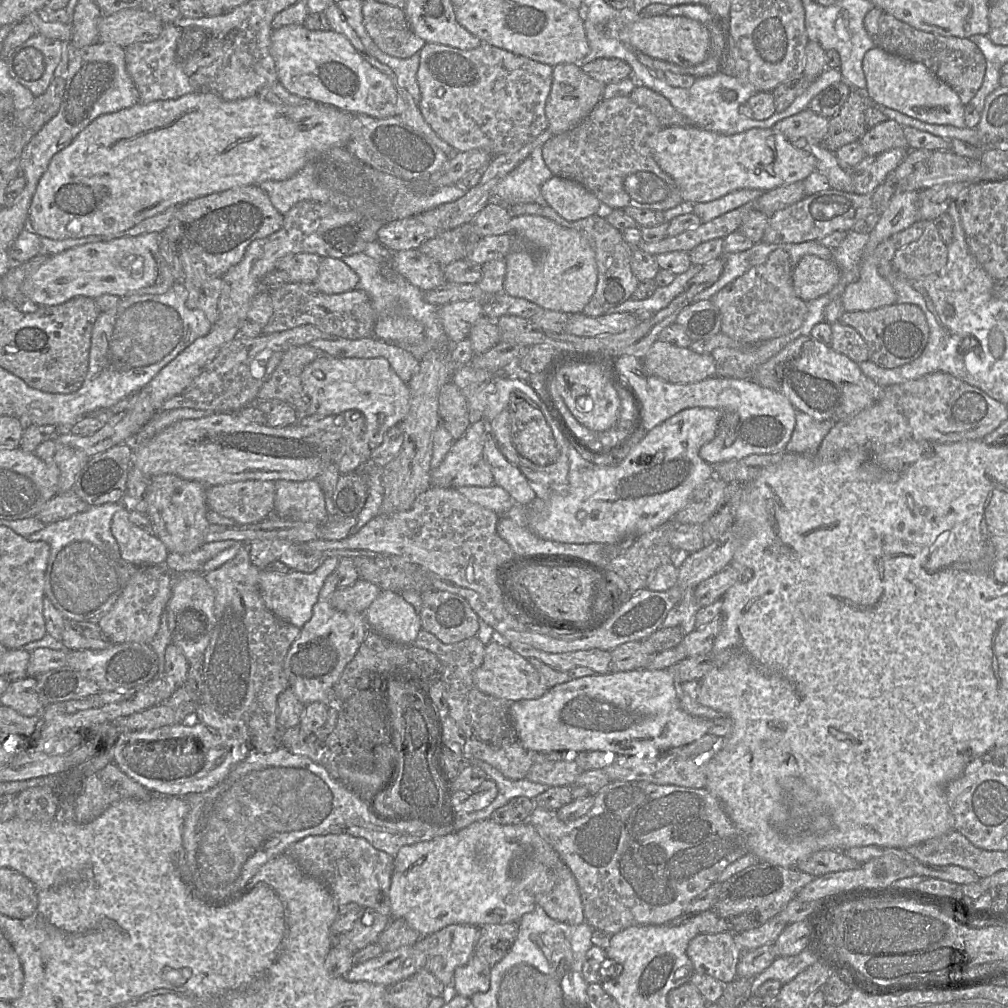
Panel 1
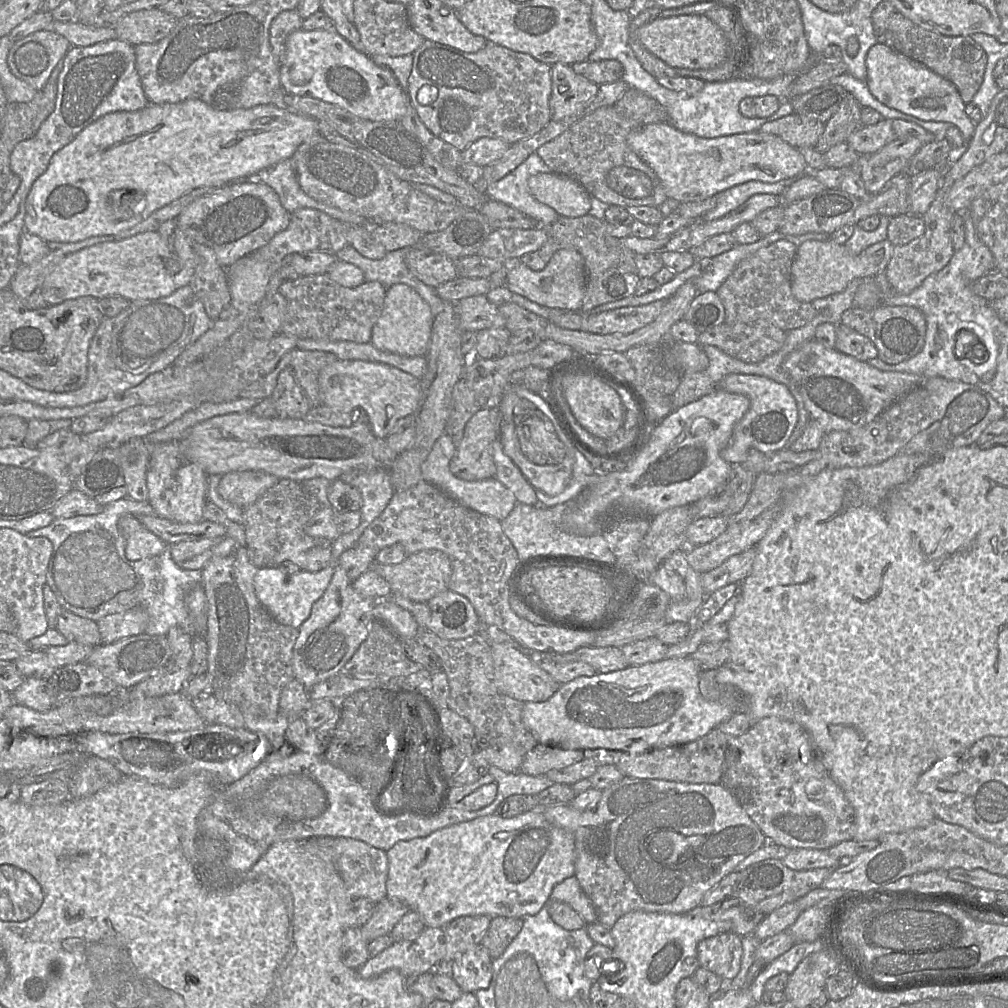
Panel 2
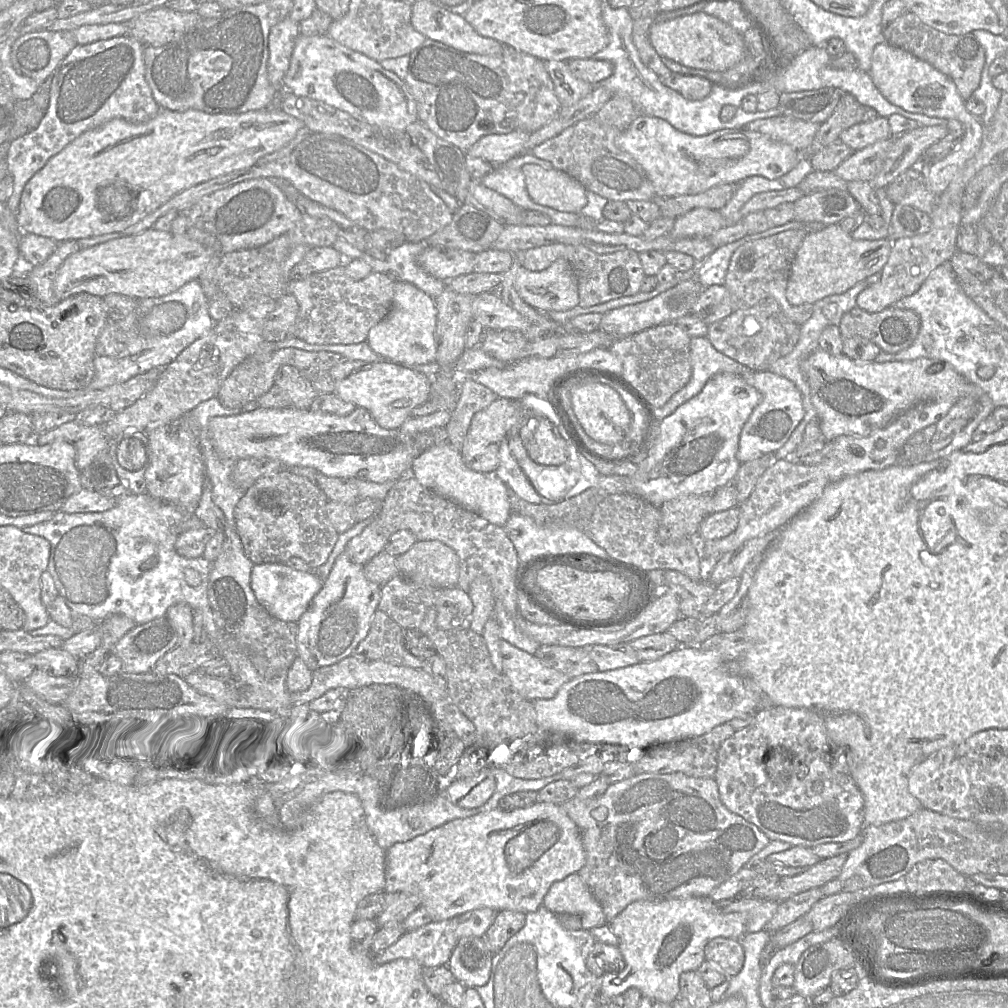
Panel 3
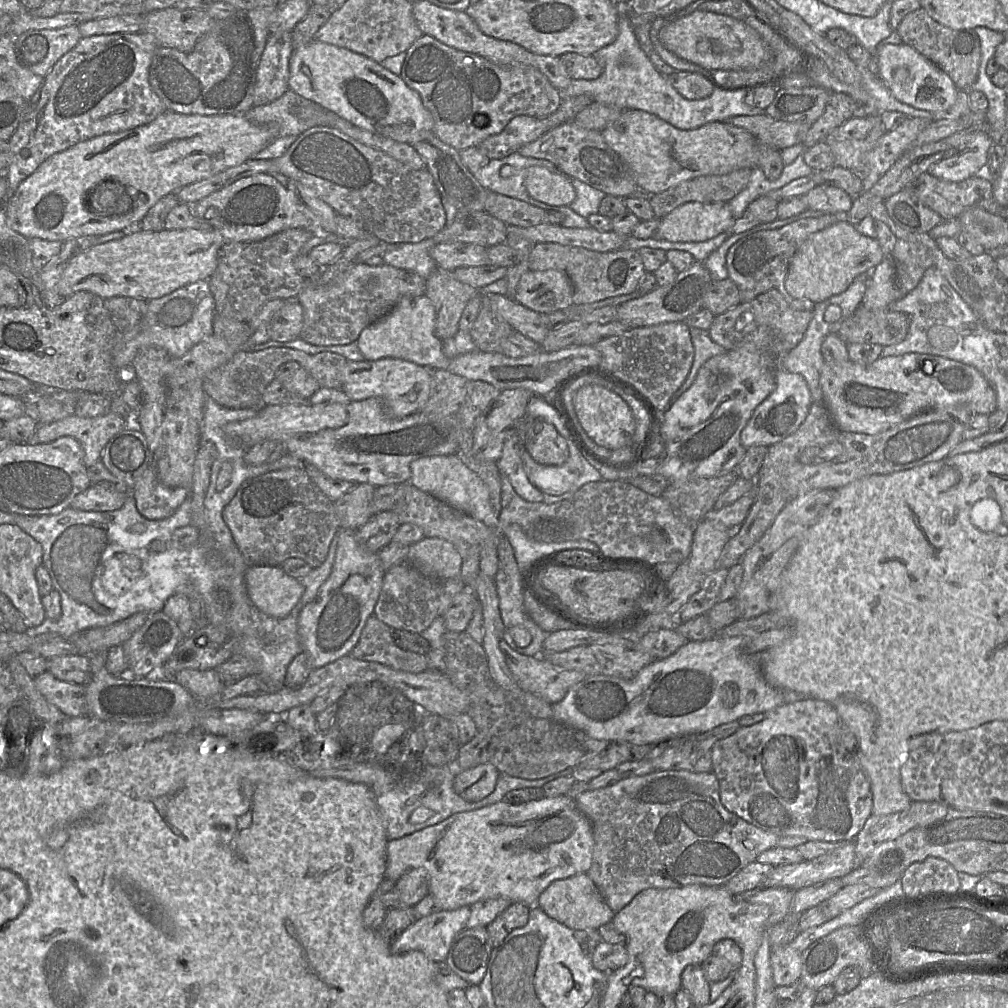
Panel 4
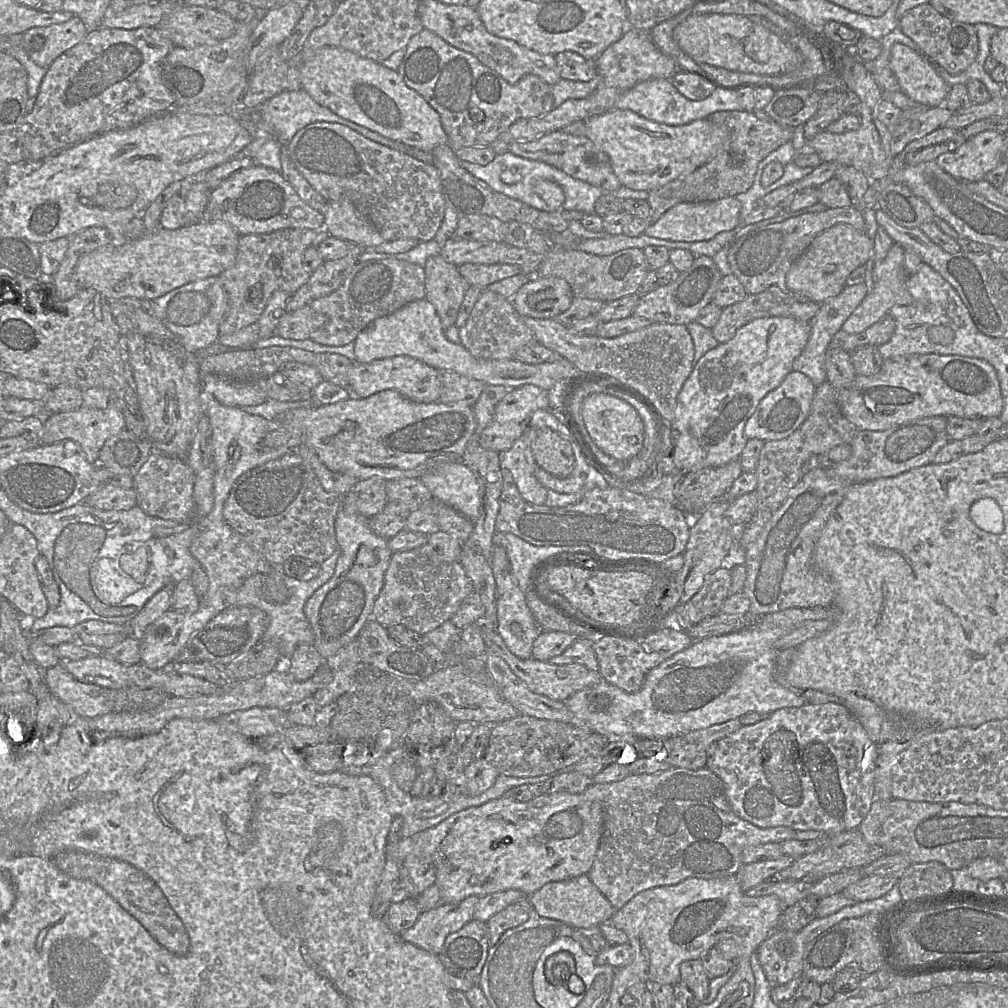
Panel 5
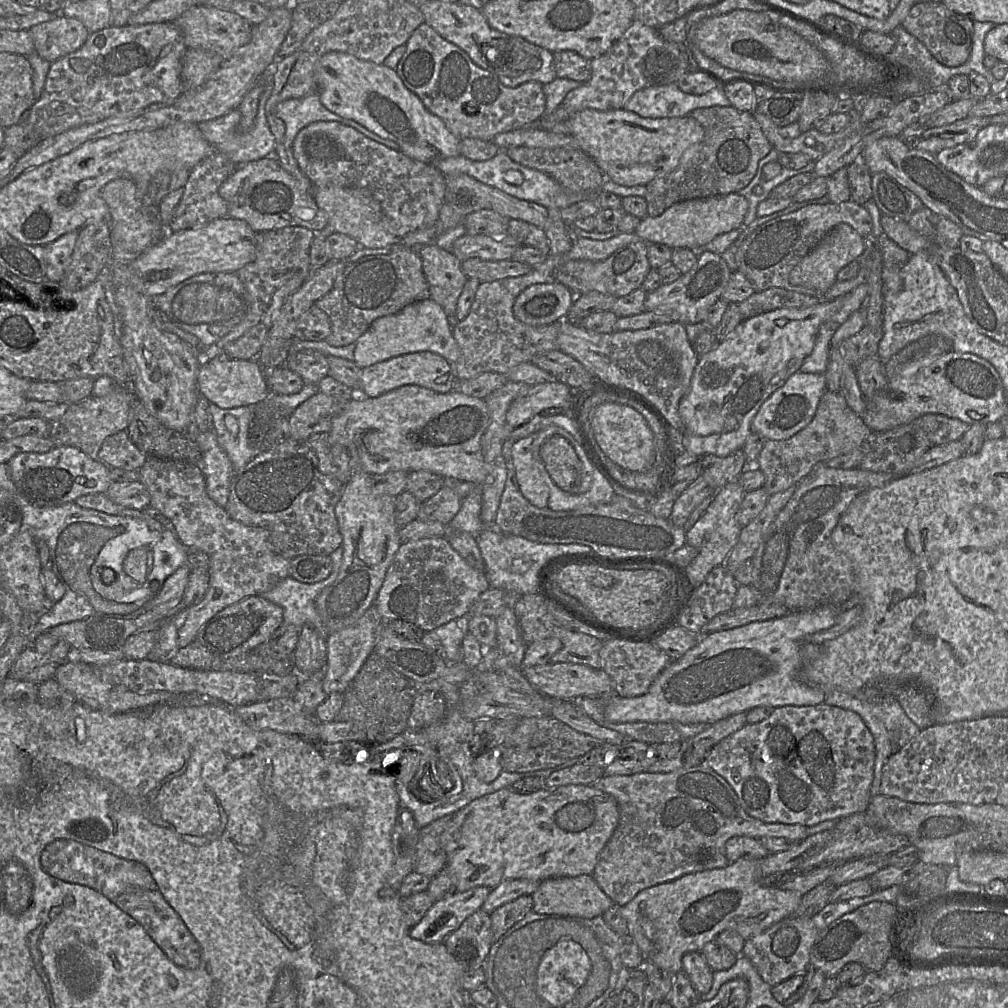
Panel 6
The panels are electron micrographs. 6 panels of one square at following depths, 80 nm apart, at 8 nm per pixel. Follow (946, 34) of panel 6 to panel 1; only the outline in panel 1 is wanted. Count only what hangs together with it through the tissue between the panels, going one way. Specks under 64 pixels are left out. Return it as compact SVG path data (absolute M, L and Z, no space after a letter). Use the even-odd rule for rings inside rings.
M882 13L879 18L879 47L885 52L901 58L924 64L934 75L949 85L960 97L963 105L968 105L982 86L986 60L981 50L969 39L959 37L944 37L913 28L888 13Z

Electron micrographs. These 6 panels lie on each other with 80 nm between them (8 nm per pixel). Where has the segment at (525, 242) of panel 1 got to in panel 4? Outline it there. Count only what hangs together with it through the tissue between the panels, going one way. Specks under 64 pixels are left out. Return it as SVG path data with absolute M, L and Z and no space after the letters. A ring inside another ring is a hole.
M560 270L527 271L518 283L514 299L528 309L551 314L573 304L574 286Z

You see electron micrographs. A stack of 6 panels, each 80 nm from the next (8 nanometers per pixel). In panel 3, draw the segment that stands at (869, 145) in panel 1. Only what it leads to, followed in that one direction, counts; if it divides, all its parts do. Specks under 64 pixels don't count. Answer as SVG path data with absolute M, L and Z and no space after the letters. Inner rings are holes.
M879 115L873 121L859 122L844 130L840 134L839 141L858 151L890 136L888 118Z

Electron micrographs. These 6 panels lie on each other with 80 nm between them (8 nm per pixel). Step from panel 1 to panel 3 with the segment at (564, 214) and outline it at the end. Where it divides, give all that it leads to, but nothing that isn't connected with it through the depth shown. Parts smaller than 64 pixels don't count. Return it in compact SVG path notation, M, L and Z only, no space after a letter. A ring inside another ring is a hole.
M527 164L523 167L526 189L531 199L540 205L561 212L579 214L587 204L586 189L573 177L555 168L546 170L539 165Z

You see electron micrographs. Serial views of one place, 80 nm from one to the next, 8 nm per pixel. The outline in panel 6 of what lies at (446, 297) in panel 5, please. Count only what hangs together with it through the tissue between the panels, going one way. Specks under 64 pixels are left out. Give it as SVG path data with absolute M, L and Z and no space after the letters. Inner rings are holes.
M434 243L421 246L419 255L429 285L429 299L432 299L439 304L447 316L455 315L458 298L468 279L462 271L461 261L453 253L438 247Z

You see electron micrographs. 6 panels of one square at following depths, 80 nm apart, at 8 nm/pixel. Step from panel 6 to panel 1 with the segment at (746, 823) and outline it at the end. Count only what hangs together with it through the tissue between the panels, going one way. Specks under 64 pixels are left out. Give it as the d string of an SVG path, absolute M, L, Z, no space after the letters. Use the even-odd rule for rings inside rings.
M614 780L595 795L594 806L584 816L564 822L558 818L557 811L536 807L529 817L529 823L533 825L538 834L559 854L561 860L568 866L575 877L582 900L585 921L593 929L599 929L611 935L630 926L663 925L682 915L685 913L690 901L716 882L719 874L729 864L749 852L743 833L729 818L720 800L707 788L659 785L647 781Z

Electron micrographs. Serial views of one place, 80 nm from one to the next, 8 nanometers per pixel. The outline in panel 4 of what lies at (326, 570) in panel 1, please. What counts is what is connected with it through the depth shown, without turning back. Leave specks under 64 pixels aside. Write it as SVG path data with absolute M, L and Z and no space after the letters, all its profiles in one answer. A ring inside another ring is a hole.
M250 566L244 581L252 603L275 618L289 615L304 592L300 580L289 576L281 566Z

